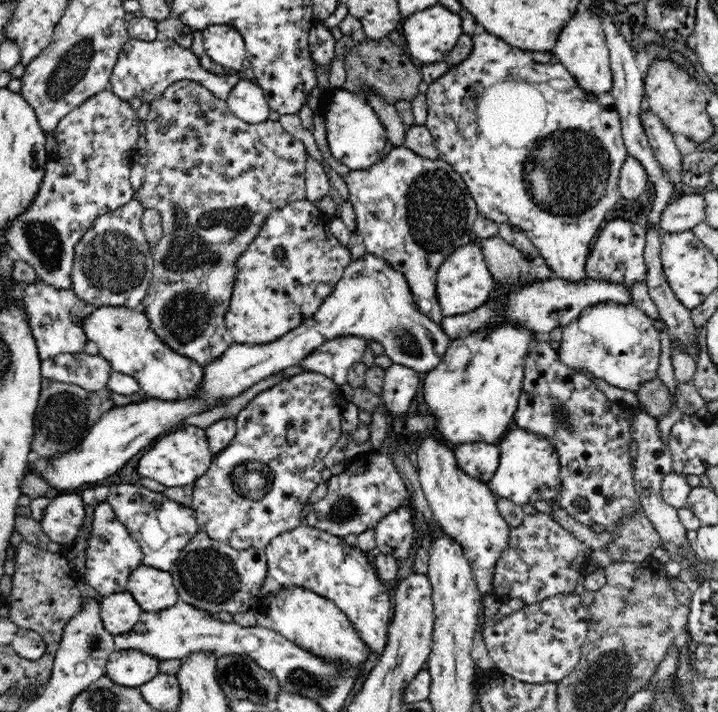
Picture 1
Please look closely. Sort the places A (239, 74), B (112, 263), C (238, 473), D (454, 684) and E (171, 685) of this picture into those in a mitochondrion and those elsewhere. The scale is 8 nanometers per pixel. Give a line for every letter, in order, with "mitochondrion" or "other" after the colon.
A: other
B: mitochondrion
C: mitochondrion
D: other
E: other

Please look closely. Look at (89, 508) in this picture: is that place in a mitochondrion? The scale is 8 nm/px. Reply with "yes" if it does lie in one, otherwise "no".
no

